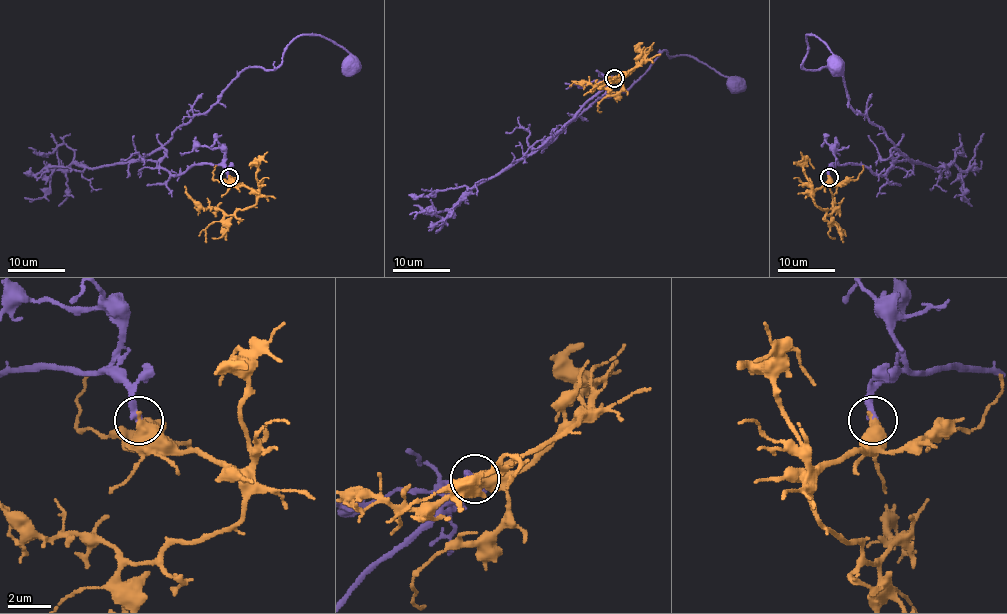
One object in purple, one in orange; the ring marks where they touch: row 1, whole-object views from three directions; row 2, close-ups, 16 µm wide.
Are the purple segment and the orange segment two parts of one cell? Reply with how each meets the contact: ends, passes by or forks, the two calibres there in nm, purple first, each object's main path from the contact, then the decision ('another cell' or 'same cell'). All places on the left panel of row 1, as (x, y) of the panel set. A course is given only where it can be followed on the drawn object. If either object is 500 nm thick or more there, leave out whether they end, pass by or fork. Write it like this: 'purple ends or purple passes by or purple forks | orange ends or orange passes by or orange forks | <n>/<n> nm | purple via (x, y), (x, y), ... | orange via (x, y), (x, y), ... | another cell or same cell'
320/550 nm | purple via (229, 178), (208, 163), (171, 175), (163, 146), (244, 70), (275, 70), (299, 36), (342, 45), (347, 75) | orange via (229, 178), (255, 193), (256, 202), (252, 206), (226, 215), (219, 209), (202, 207), (184, 186) | same cell

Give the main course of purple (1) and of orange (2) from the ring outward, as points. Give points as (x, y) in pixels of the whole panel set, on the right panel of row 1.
1: (829, 178), (892, 165), (843, 74), (801, 65), (806, 34), (841, 75)
2: (829, 178), (826, 185), (814, 193), (814, 202), (829, 215), (835, 209), (832, 195), (838, 186)

